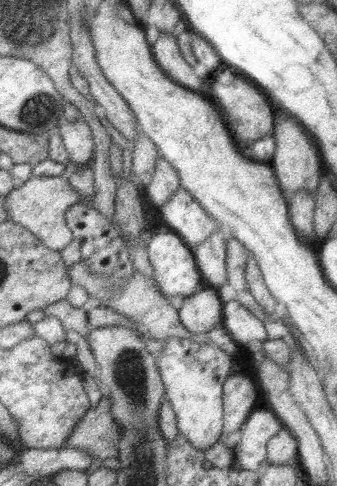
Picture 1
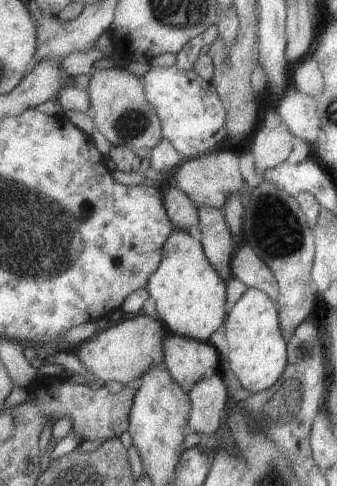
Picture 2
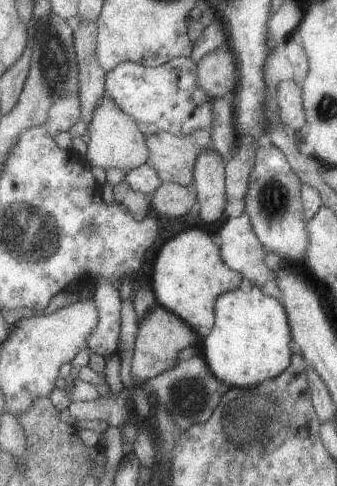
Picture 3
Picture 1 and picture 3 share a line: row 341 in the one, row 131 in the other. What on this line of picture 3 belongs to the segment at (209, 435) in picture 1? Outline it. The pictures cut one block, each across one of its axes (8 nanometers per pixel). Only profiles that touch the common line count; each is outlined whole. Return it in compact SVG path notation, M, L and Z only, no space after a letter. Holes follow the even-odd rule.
M173 58L157 68L121 62L105 72L105 96L115 106L131 116L139 126L155 124L159 132L187 136L193 130L209 128L213 120L213 98L197 86L197 64L191 58Z

